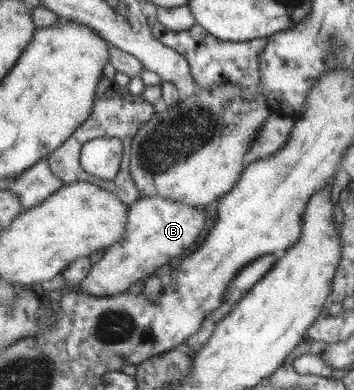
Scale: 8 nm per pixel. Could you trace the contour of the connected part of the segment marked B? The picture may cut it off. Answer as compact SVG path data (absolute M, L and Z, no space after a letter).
M159 195L141 196L127 208L125 238L109 246L103 257L92 265L89 274L78 284L78 293L104 297L128 292L133 283L145 281L153 271L193 247L211 213L212 208L193 207Z

